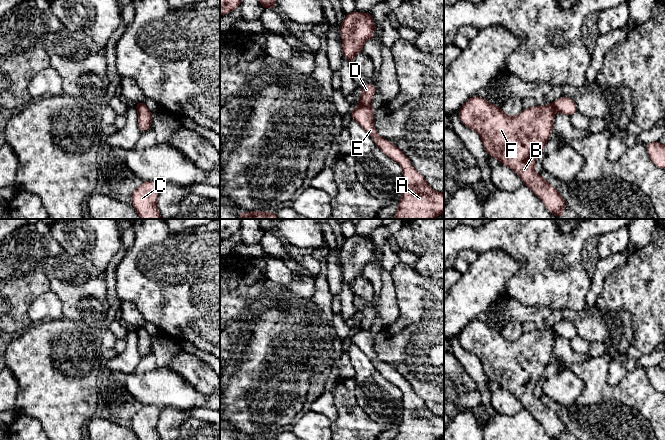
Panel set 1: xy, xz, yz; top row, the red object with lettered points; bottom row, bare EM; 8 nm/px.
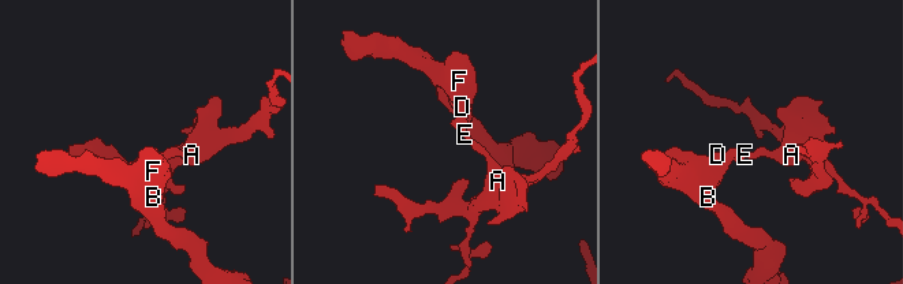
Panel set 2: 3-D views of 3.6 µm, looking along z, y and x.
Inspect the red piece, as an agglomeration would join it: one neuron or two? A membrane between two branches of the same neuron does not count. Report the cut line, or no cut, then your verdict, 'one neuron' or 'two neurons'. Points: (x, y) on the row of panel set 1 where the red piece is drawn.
cut xz (359, 102), (369, 106); two neurons

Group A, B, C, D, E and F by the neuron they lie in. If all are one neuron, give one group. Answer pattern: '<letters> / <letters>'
A E / B C D F

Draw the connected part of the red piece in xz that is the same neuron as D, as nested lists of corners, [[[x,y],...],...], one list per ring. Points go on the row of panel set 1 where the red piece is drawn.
[[[373,83],[360,86],[362,94],[358,99],[358,102],[364,106],[370,106],[373,96],[376,92],[376,87]]]

